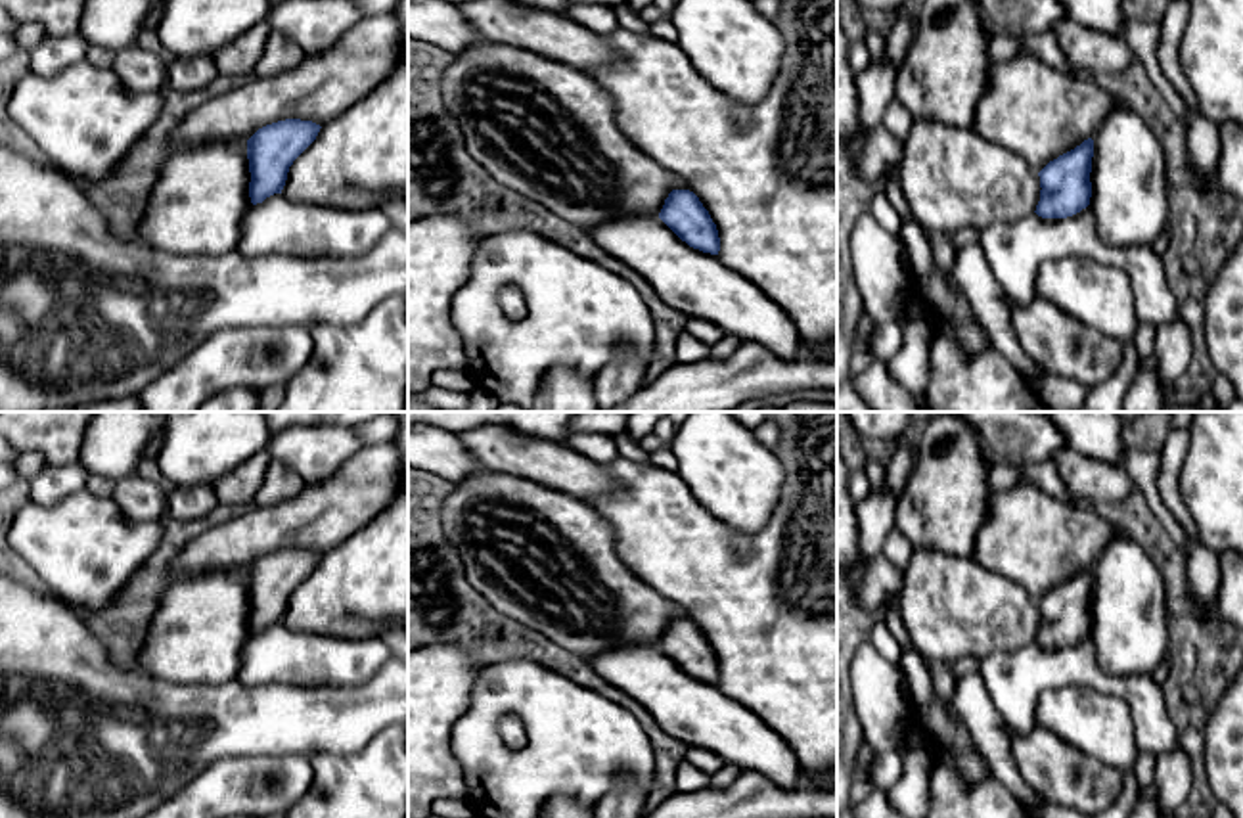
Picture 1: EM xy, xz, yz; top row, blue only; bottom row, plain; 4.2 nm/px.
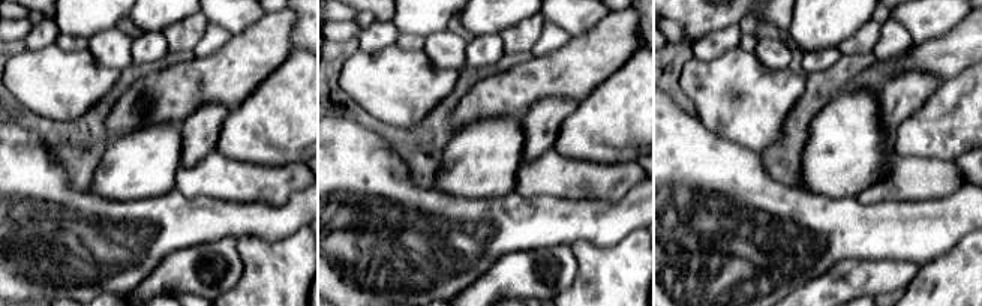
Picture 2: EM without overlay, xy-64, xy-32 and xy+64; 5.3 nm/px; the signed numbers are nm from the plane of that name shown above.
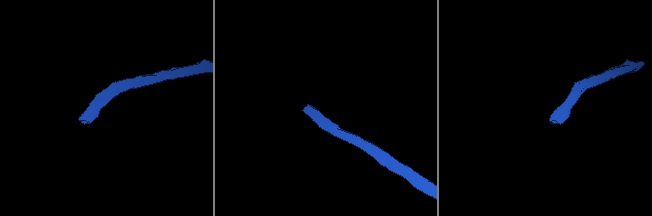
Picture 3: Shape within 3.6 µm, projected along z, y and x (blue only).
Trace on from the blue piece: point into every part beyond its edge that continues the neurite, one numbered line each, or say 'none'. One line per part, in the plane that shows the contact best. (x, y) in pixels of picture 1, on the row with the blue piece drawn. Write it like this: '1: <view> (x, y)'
1: xy (324, 85)

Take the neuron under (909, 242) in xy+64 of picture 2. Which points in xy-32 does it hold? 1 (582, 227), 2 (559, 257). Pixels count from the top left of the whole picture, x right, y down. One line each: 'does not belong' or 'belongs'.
1: belongs
2: does not belong

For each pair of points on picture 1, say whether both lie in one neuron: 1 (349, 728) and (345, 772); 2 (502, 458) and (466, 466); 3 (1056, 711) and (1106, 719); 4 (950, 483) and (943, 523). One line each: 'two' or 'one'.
1: two
2: two
3: one
4: one

